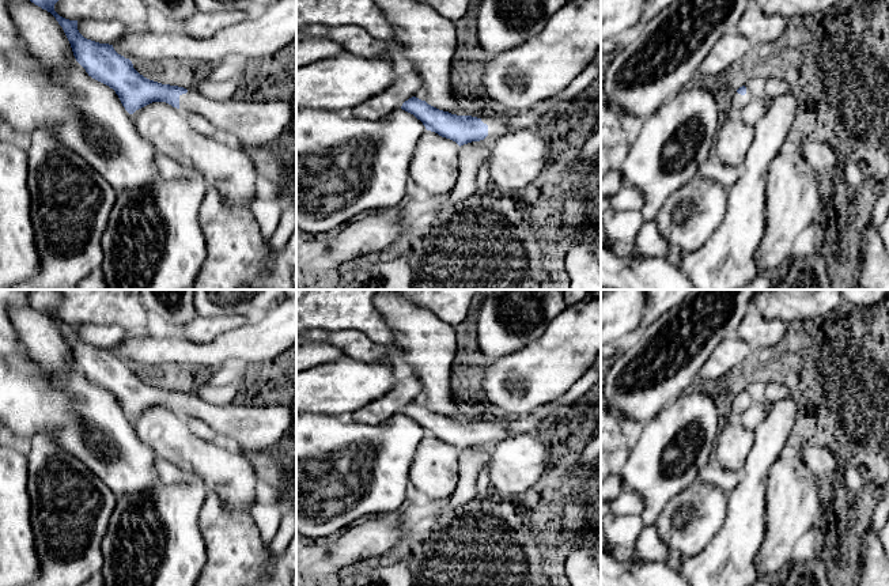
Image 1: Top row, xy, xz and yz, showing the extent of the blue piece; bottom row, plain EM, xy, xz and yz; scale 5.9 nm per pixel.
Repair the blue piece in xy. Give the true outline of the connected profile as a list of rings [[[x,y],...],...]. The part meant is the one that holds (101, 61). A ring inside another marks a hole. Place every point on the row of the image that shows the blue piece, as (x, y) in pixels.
[[[58,0],[30,1],[56,18],[76,61],[88,76],[113,88],[129,114],[152,102],[166,102],[184,113],[205,117],[216,135],[243,150],[268,147],[295,124],[290,101],[249,101],[237,97],[217,102],[197,90],[150,80],[133,68],[129,58],[118,54],[113,45],[84,38],[77,30],[77,20],[65,19],[54,11]]]

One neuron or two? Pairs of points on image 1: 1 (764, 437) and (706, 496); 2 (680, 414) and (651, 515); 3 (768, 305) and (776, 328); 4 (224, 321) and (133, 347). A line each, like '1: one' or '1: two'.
1: two
2: one
3: two
4: two

